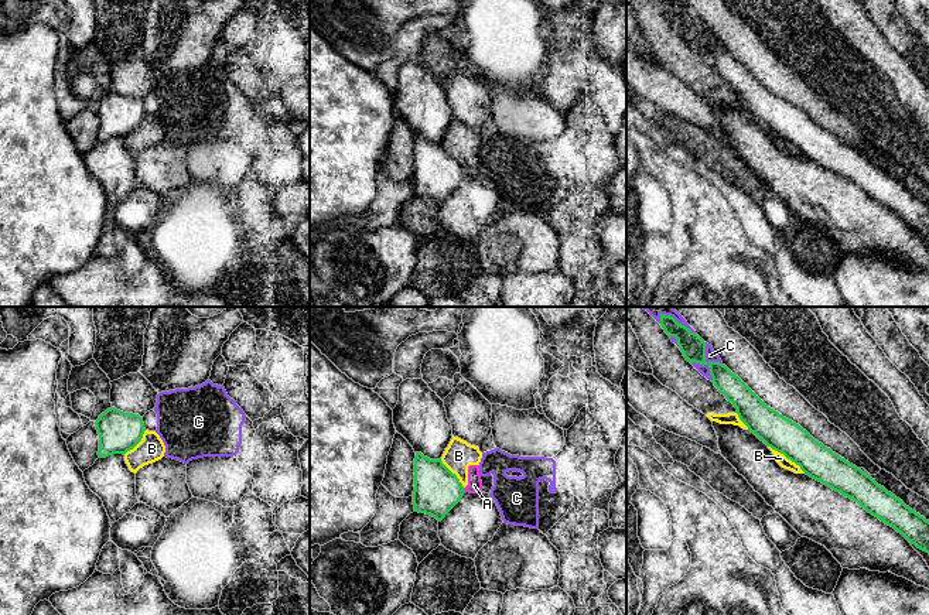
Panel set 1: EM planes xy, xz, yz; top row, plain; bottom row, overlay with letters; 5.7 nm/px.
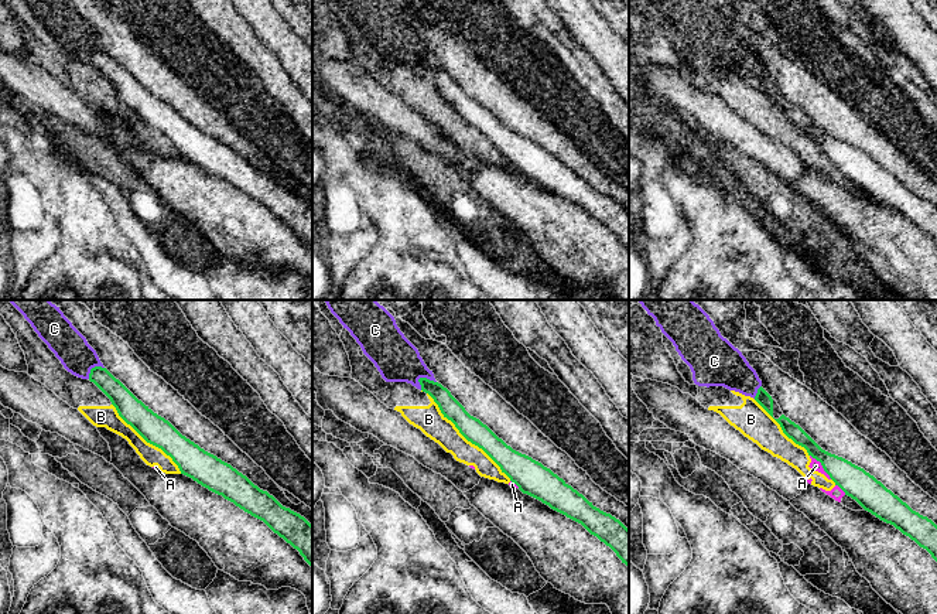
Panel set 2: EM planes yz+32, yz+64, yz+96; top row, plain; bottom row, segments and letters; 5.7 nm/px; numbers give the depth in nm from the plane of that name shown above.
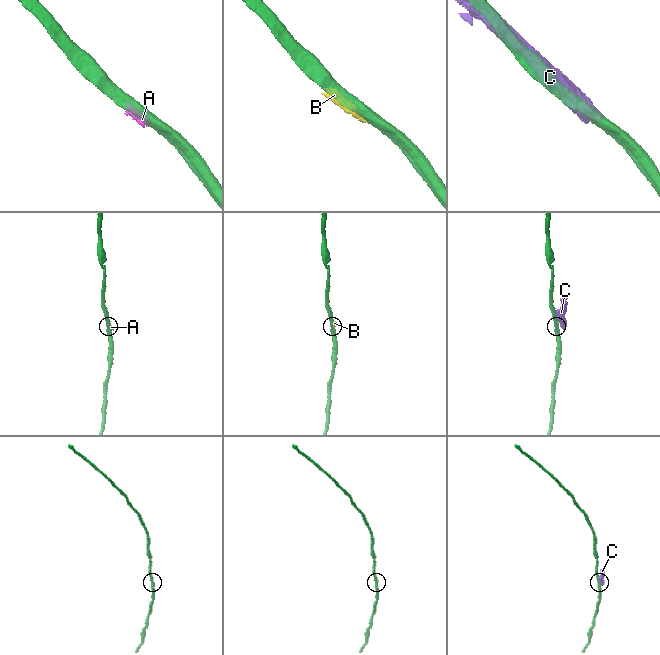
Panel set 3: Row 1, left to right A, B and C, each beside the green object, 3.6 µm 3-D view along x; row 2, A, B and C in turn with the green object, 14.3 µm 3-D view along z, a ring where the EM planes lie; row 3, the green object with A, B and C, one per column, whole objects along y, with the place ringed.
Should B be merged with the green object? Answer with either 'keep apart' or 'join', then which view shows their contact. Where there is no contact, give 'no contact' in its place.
keep apart | yz

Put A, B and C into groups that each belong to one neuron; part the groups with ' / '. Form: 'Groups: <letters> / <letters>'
Groups: A B / C

